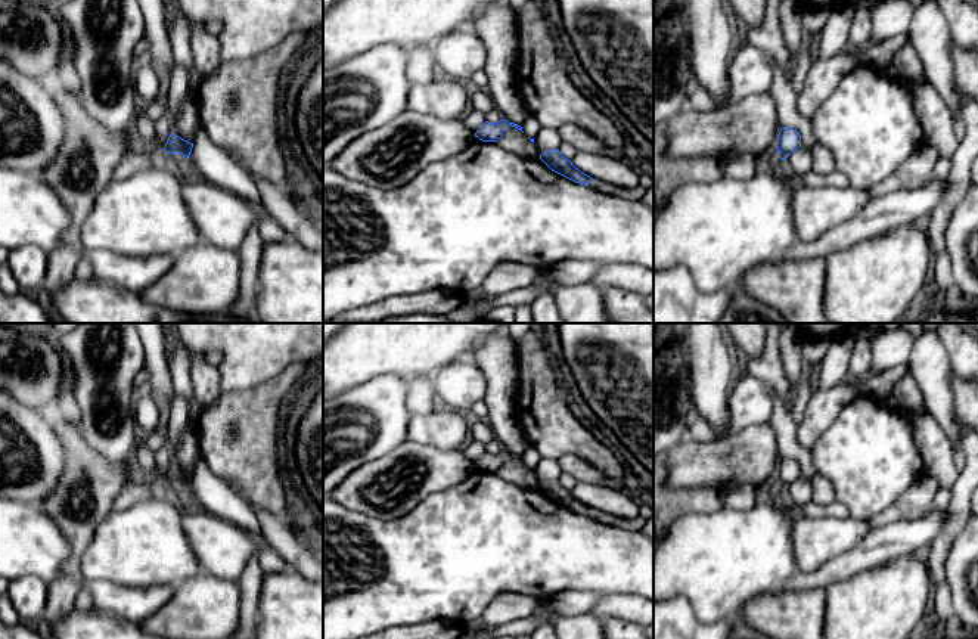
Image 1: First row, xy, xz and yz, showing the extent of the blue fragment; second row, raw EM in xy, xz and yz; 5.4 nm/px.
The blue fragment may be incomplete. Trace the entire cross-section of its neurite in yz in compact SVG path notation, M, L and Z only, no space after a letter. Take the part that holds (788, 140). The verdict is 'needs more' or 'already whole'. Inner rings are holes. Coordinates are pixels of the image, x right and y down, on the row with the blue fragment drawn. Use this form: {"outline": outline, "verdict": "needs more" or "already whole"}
{"outline": "M782 127L776 139L776 148L779 158L783 161L792 152L801 146L801 136L797 130L789 127Z", "verdict": "already whole"}

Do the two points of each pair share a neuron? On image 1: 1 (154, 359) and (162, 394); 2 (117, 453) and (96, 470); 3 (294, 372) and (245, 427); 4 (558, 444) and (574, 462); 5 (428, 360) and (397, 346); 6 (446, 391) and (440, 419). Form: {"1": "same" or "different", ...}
{"1": "same", "2": "different", "3": "same", "4": "different", "5": "same", "6": "different"}

